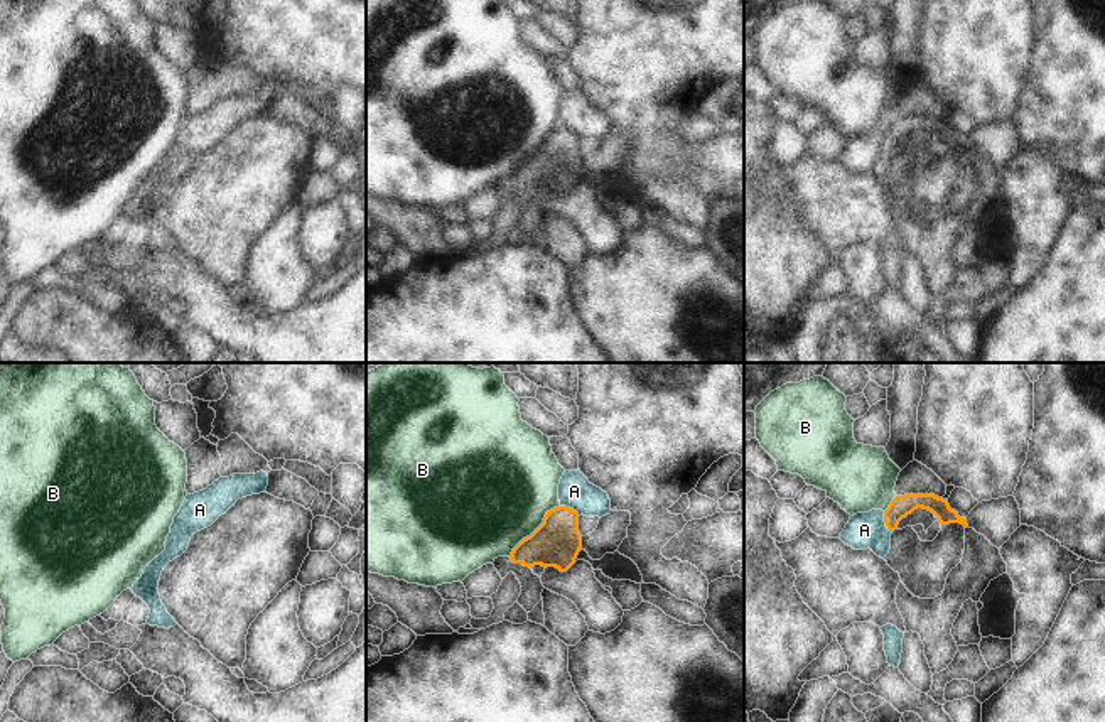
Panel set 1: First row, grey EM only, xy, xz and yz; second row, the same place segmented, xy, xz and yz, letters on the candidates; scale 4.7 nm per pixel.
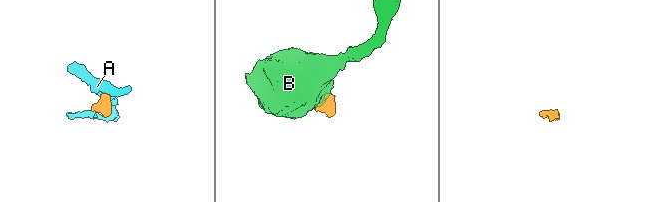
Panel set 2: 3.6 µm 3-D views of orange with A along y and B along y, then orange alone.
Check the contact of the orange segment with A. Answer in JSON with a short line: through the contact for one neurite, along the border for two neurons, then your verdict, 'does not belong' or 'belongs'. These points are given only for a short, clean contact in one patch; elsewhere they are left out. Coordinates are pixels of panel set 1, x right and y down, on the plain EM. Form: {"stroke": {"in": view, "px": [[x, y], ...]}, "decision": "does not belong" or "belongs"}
{"stroke": {"in": "yz", "px": [[883, 134], [883, 144], [891, 154]]}, "decision": "does not belong"}

